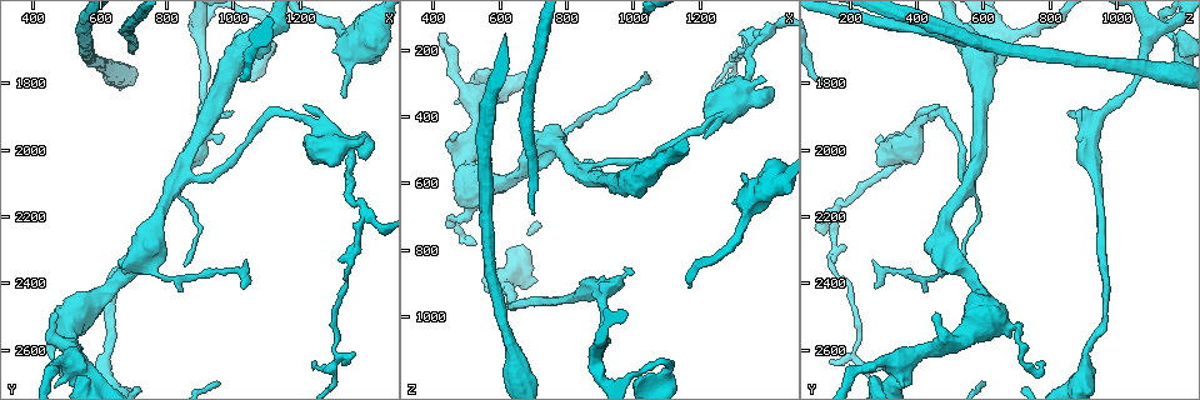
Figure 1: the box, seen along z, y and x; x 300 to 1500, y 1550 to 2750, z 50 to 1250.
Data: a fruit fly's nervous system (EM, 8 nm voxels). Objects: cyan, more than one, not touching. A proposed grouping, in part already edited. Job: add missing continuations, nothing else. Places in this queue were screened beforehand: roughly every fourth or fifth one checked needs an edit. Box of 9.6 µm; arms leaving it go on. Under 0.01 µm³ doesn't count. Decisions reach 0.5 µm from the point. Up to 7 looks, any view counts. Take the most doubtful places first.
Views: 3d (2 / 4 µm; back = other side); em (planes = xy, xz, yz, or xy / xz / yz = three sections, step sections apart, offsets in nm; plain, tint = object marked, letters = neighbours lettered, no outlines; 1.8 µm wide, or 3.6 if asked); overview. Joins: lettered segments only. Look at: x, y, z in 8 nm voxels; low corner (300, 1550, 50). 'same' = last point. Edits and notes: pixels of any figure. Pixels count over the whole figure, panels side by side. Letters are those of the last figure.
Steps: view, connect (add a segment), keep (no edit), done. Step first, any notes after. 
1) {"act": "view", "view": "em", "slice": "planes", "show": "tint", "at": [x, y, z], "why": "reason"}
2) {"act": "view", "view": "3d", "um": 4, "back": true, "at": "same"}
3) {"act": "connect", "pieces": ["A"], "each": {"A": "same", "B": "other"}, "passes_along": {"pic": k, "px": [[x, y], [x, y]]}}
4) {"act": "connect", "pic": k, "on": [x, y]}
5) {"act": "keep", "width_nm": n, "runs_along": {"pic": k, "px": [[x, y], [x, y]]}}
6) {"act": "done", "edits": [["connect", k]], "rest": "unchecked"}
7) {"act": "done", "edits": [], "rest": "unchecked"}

{"act": "view", "view": "3d", "um": 4, "at": [700, 1720, 690], "why": "branch stops here"}

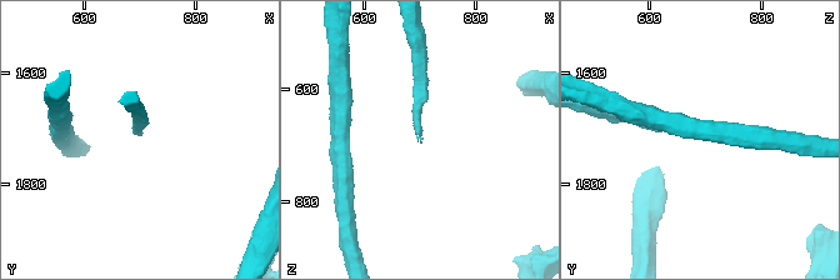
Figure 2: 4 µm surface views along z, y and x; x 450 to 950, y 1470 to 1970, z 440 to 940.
{"act": "view", "view": "em", "um": 3.6, "slice": "planes", "show": "letters", "at": [700, 1715, 690]}

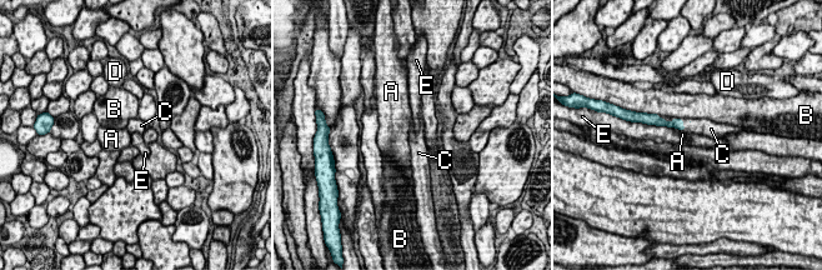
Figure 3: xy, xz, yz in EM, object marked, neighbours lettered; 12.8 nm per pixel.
{"act": "connect", "pieces": ["C"], "each": {"A": "other", "B": "other", "C": "same", "D": "other", "E": "other"}, "found": "it goes on there"}

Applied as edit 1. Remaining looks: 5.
{"act": "view", "view": "overview"}

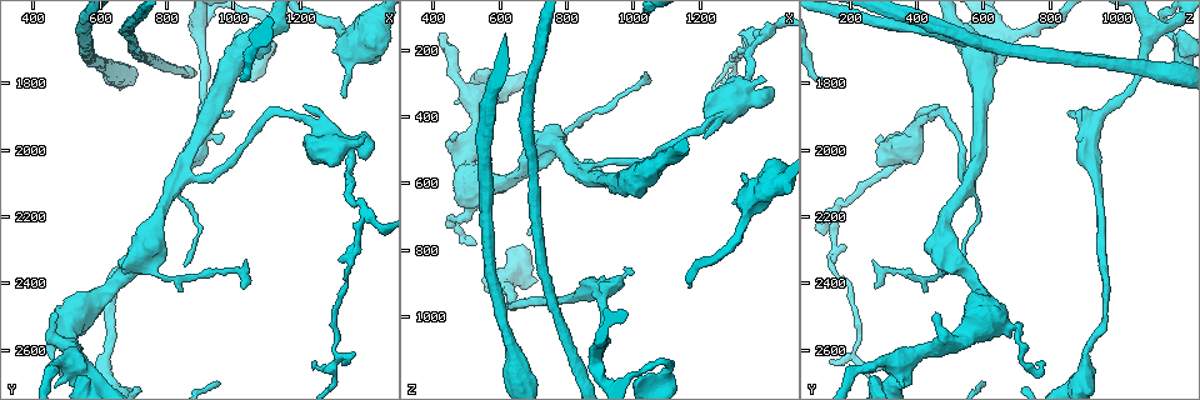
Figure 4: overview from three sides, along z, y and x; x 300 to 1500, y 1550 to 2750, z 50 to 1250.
{"act": "view", "view": "em", "slice": "planes", "show": "letters", "at": [980, 1960, 910]}

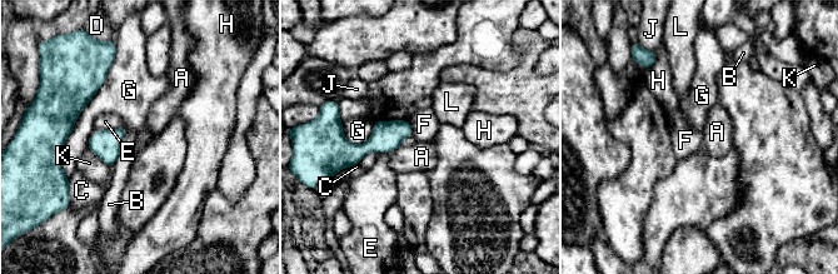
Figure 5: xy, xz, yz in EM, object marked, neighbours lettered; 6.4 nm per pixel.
{"act": "keep", "longest_contact_nm": ["G", 850], "each": {"A": "other", "B": "other", "C": "other", "D": "other", "E": "other", "F": "other", "G": "other", "H": "other", "J": "other", "K": "other", "L": "other"}, "border": {"pic": 5, "px": [[407, 120], [413, 134]]}, "found": "none of them fits"}

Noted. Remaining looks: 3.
{"act": "view", "view": "em", "slice": "yz", "step": 8, "show": "letters", "at": [1330, 1850, 580], "why": "thin end"}

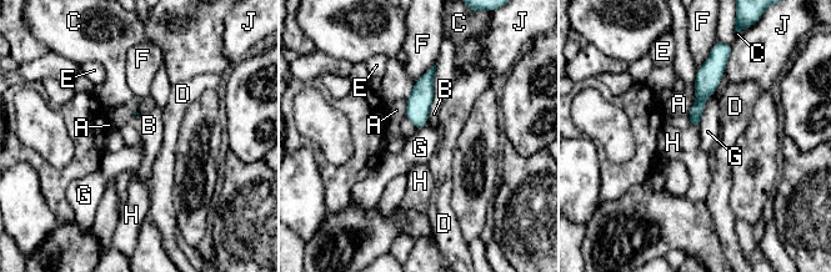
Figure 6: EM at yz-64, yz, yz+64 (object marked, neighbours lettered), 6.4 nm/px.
{"act": "view", "view": "em", "slice": "xy", "step": 4, "show": "letters", "at": "same"}

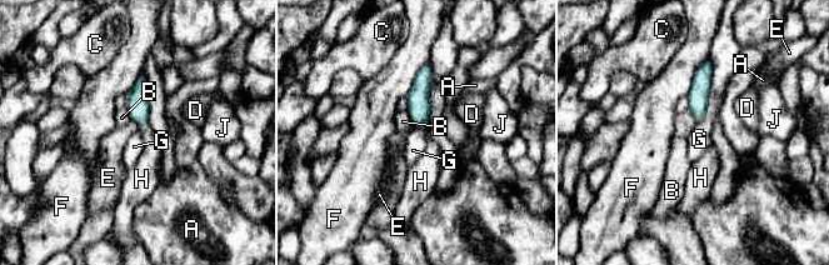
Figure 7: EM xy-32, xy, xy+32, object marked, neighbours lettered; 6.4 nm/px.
{"act": "connect", "pieces": ["H"], "longest_contact_nm": ["G", 440], "each": {"A": "other", "B": "other", "C": "other", "D": "other", "E": "other", "F": "other", "G": "other", "H": "same", "J": "other"}, "passes_along": {"pic": 7, "px": [[138, 108], [143, 125], [148, 163]]}, "found": "it goes on there"}

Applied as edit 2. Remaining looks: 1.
{"act": "done", "edits": [["connect", 3], ["connect", 7]], "rest": "unchecked"}

